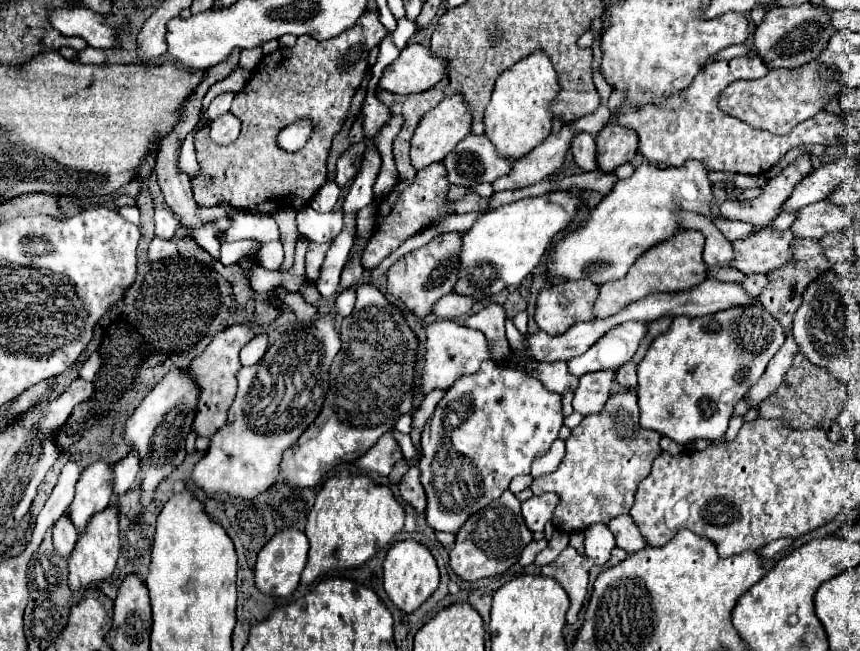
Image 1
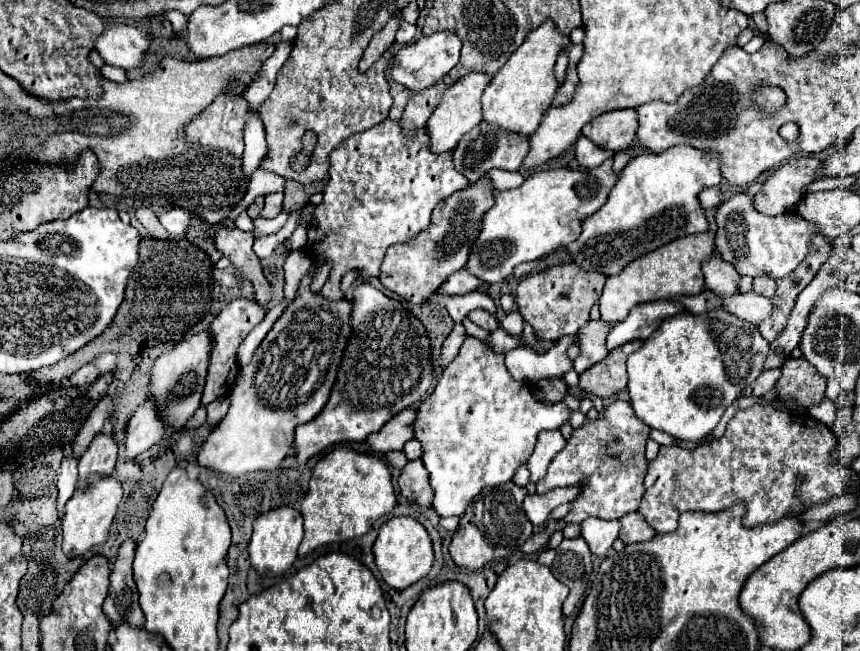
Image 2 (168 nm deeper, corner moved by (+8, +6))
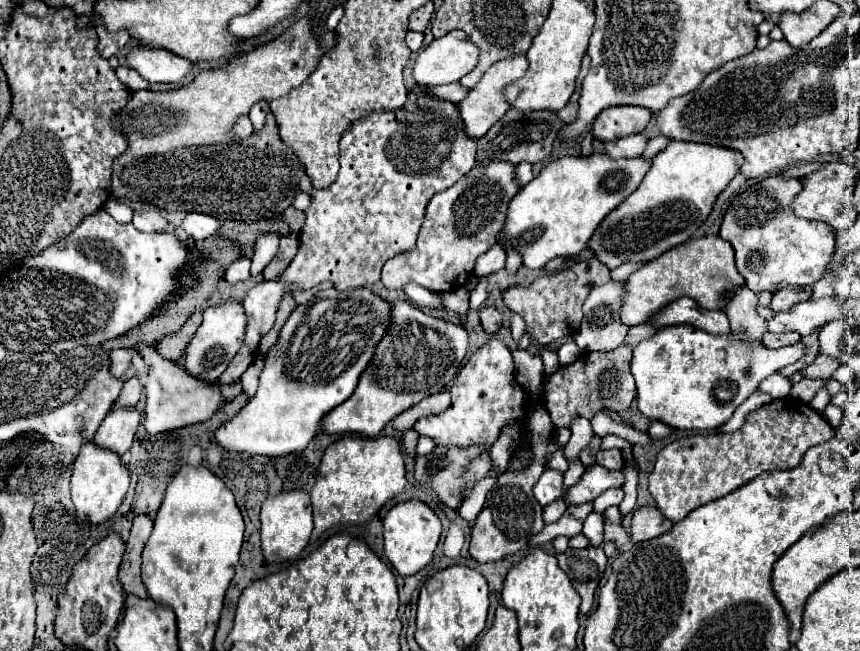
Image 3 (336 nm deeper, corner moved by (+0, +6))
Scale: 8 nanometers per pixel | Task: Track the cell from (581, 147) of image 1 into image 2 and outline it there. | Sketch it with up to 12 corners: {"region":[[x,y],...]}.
{"region":[[580,136],[576,142],[576,160],[584,168],[602,166],[612,158],[604,150]]}

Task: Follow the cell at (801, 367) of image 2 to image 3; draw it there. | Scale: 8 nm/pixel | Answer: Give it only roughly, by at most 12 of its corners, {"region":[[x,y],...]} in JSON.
{"region":[[824,354],[800,374],[812,380],[826,380],[840,364]]}

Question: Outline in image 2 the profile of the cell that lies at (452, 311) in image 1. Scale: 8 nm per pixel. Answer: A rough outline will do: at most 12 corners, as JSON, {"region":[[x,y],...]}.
{"region":[[468,268],[440,286],[444,294],[468,294],[482,284]]}

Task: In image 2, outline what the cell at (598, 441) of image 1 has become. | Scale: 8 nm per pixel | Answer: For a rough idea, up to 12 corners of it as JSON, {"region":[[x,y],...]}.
{"region":[[628,402],[574,430],[536,484],[582,482],[568,524],[636,512],[650,428]]}

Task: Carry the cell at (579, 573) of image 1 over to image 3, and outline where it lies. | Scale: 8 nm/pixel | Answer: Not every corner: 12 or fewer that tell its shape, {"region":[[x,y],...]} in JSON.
{"region":[[568,548],[556,554],[560,568],[588,614],[606,568],[602,548]]}

